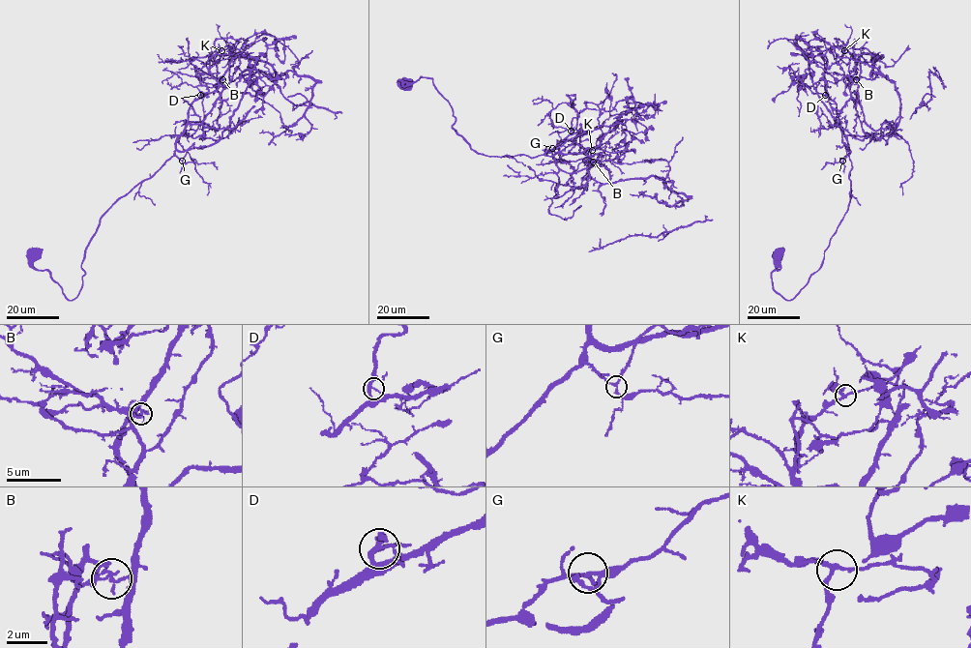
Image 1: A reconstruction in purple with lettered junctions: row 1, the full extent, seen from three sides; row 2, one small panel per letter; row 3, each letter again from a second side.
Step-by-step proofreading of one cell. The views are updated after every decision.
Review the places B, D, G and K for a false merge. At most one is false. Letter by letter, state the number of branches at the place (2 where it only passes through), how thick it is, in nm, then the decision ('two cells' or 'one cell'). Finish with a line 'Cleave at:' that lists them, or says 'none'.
B: 3 branches meet; 140 nm thick; two cells
D: 3 branches meet; 180 nm thick; one cell
G: 3 branches meet; 170 nm thick; one cell
K: 3 branches meet; 180 nm thick; one cell
Cleave at: B

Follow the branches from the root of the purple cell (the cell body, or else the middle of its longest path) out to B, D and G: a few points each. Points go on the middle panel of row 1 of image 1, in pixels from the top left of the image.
B: (405, 84), (430, 77), (452, 109), (452, 127), (477, 153), (536, 157), (574, 140), (593, 162)
D: (405, 84), (430, 77), (452, 109), (452, 127), (472, 149), (487, 156), (545, 155), (571, 131)
G: (405, 84), (421, 77), (430, 77), (456, 118), (452, 127), (477, 153), (536, 157), (552, 148)

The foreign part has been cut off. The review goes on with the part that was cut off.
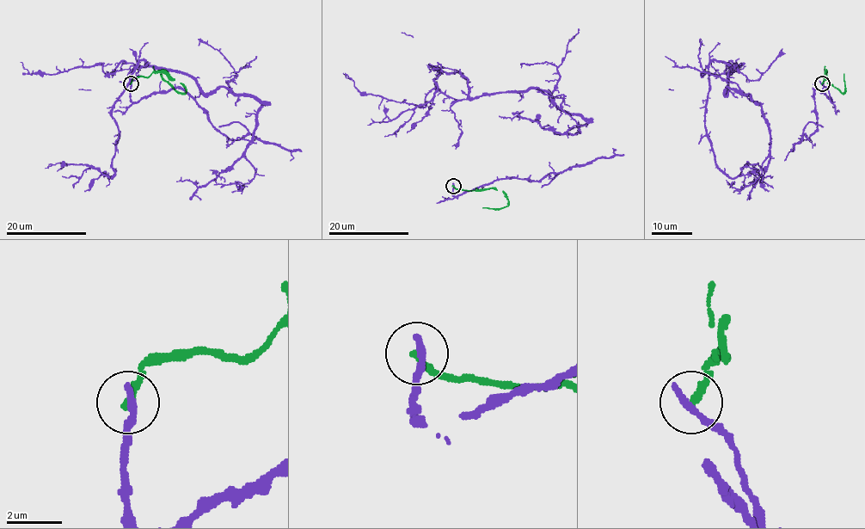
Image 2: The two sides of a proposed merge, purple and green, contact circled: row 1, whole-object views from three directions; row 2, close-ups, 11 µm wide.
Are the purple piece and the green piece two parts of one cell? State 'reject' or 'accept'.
reject

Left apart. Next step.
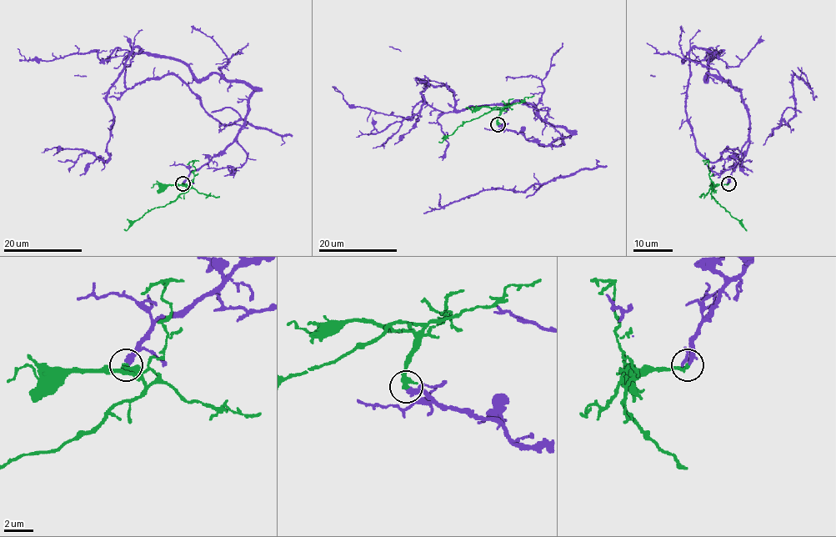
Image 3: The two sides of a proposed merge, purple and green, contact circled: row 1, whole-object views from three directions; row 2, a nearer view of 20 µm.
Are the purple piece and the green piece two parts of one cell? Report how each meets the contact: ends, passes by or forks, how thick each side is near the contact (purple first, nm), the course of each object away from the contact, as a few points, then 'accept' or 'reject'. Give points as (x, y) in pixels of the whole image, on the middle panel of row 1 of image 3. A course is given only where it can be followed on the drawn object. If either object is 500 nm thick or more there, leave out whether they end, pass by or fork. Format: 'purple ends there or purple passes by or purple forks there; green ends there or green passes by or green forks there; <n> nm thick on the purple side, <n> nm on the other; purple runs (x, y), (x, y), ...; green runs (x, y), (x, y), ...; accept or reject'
purple ends there; green ends there; 360 nm thick on the purple side, 360 nm on the other; purple runs (498, 124), (548, 145), (570, 134), (531, 104), (457, 110), (446, 86), (422, 82), (418, 111), (356, 137); green runs (498, 124), (503, 108), (493, 107), (478, 118), (464, 122), (438, 142); accept

